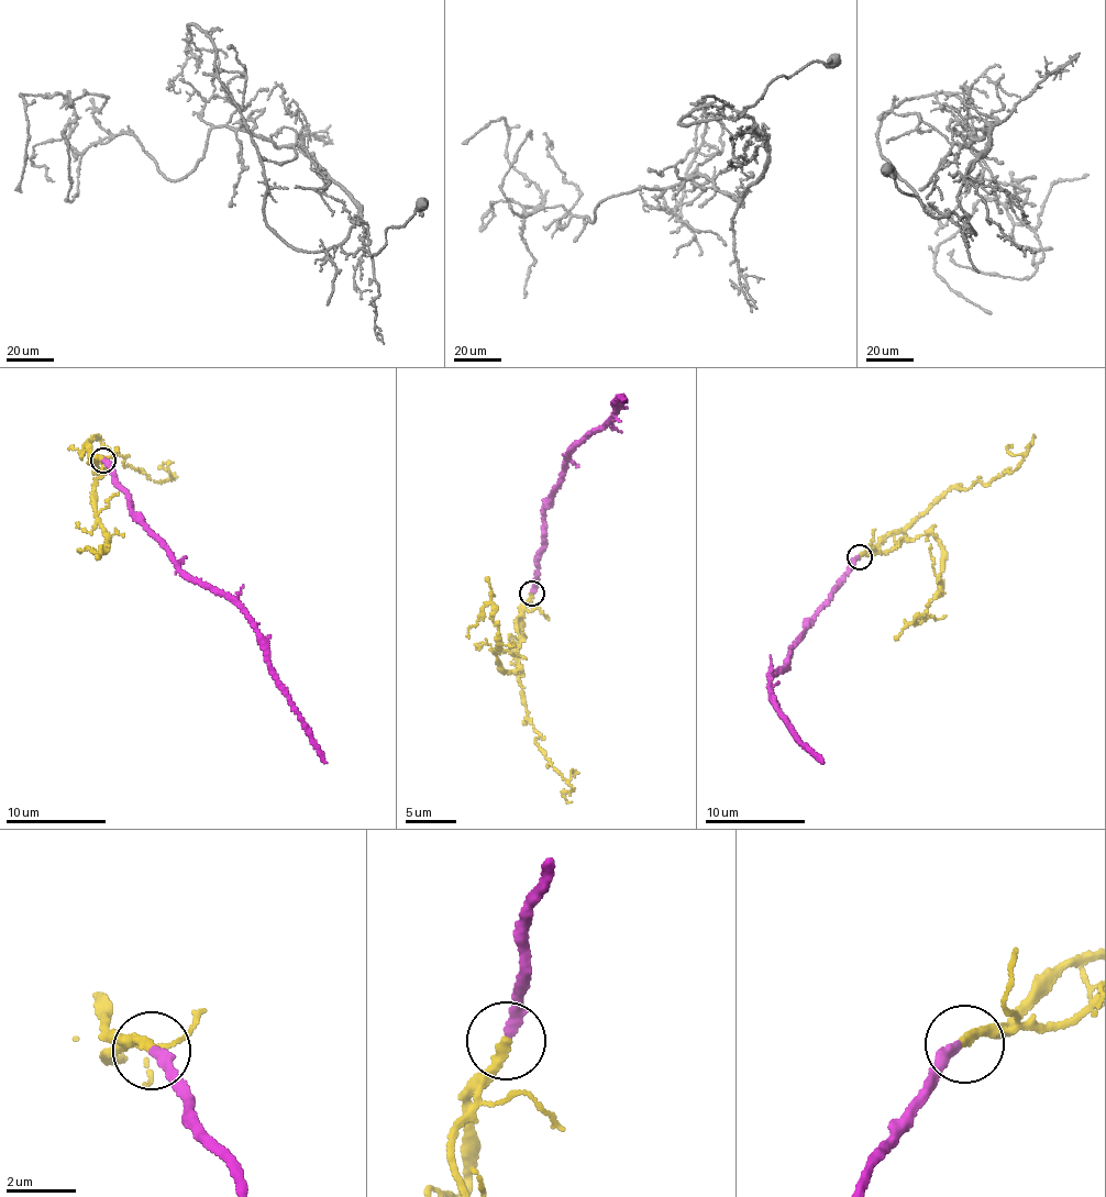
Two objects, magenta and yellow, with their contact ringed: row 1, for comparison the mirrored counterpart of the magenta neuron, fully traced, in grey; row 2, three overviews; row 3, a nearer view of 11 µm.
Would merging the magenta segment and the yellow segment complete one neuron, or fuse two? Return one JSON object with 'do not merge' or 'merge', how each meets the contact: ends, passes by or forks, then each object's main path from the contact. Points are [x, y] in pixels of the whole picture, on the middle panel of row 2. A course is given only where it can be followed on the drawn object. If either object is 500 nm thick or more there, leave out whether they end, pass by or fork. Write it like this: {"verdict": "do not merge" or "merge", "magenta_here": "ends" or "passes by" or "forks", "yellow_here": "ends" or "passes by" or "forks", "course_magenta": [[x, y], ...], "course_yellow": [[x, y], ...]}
{"verdict": "merge", "magenta_here": "ends", "yellow_here": "ends", "course_magenta": [[534, 593], [546, 500], [557, 484], [565, 455], [616, 409], [612, 400], [616, 395], [626, 399]], "course_yellow": [[532, 593], [516, 650], [527, 715], [539, 734], [535, 744], [572, 788], [564, 793], [572, 801]]}

